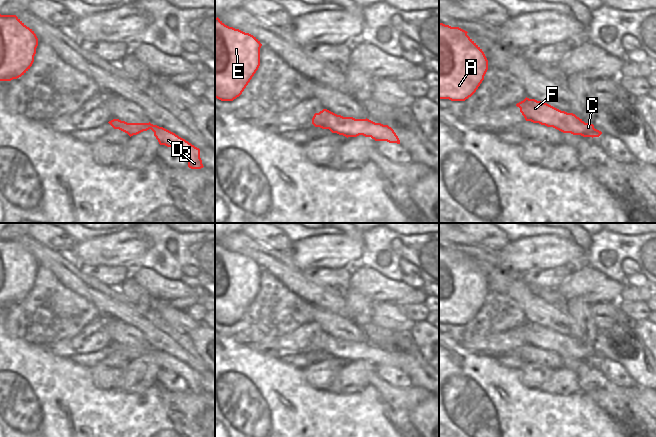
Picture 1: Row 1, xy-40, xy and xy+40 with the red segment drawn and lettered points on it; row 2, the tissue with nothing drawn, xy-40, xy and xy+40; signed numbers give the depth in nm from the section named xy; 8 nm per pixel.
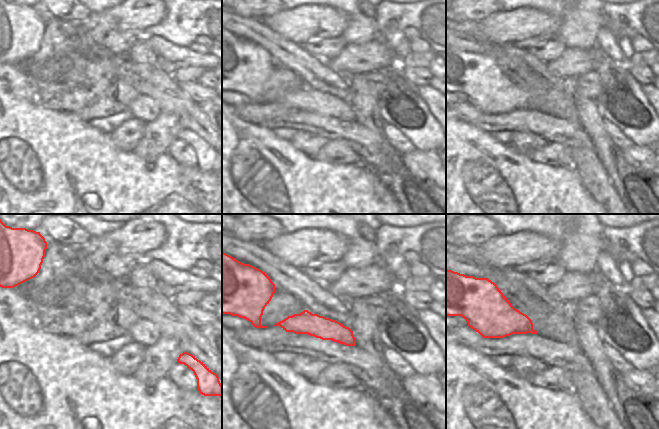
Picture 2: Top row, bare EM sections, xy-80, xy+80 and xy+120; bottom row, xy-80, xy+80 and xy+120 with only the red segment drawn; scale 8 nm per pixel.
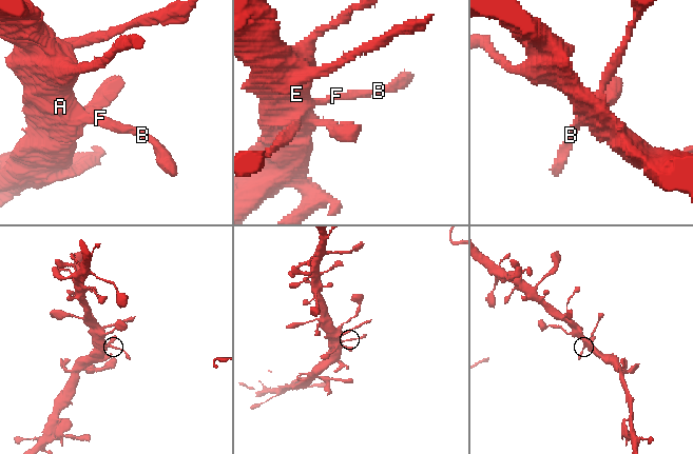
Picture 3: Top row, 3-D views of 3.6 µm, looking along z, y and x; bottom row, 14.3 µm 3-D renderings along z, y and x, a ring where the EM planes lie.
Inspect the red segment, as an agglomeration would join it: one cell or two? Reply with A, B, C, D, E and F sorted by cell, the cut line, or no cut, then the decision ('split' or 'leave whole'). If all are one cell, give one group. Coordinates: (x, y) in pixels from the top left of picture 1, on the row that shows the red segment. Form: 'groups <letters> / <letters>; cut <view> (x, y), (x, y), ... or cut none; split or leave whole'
groups A B C D E F; cut none; leave whole

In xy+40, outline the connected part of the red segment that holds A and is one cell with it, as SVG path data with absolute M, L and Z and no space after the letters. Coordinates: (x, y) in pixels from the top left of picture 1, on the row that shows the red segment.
M439 23L439 99L465 101L484 80L488 60L467 33Z

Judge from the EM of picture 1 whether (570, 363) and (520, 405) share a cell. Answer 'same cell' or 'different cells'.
different cells

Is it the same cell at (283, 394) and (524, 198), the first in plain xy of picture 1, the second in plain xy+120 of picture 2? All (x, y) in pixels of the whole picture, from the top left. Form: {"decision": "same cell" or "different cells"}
{"decision": "same cell"}

